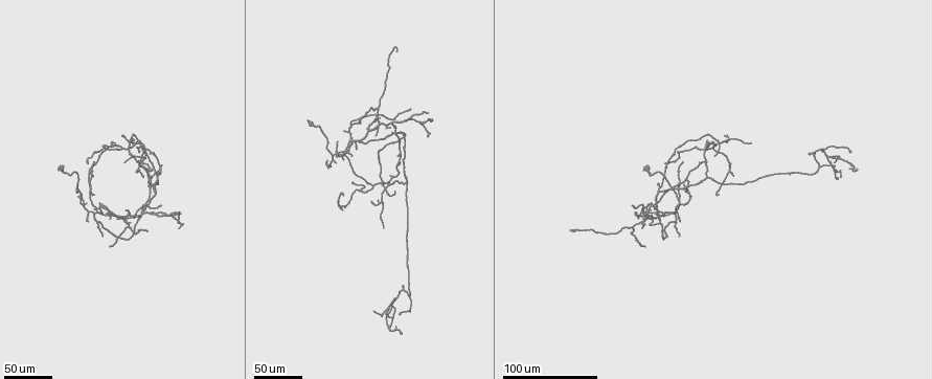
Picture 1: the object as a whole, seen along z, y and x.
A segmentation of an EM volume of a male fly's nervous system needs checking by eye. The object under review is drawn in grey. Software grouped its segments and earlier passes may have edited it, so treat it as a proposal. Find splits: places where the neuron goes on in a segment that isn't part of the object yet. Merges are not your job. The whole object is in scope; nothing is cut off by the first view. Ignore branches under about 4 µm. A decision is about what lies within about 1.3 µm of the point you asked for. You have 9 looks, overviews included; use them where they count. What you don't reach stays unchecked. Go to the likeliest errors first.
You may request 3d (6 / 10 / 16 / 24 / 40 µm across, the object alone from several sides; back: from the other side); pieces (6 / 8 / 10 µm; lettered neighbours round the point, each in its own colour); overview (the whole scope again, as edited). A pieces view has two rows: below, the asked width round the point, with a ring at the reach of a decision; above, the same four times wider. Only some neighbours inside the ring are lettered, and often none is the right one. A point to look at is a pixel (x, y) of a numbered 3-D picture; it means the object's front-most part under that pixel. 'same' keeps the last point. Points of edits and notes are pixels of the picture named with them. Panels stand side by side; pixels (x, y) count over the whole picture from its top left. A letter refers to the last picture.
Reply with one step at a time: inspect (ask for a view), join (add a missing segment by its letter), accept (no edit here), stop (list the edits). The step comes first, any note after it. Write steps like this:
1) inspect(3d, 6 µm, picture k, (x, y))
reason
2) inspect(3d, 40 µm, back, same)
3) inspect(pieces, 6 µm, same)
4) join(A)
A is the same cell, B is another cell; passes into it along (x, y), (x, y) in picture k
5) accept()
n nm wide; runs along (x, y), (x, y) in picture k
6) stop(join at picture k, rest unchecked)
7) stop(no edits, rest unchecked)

inspect(3d, 24 µm, picture 1, (88, 161))
long arm stops here

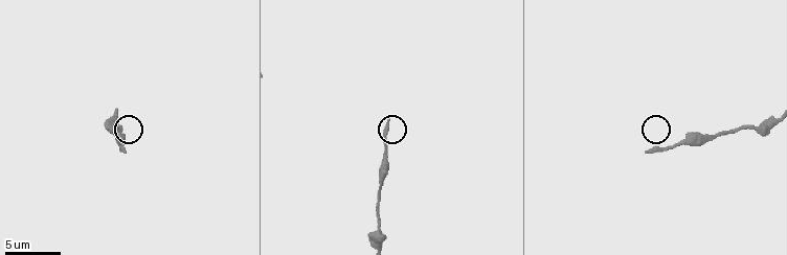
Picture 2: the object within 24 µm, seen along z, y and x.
inspect(pieces, 8 µm, picture 2, (389, 119))

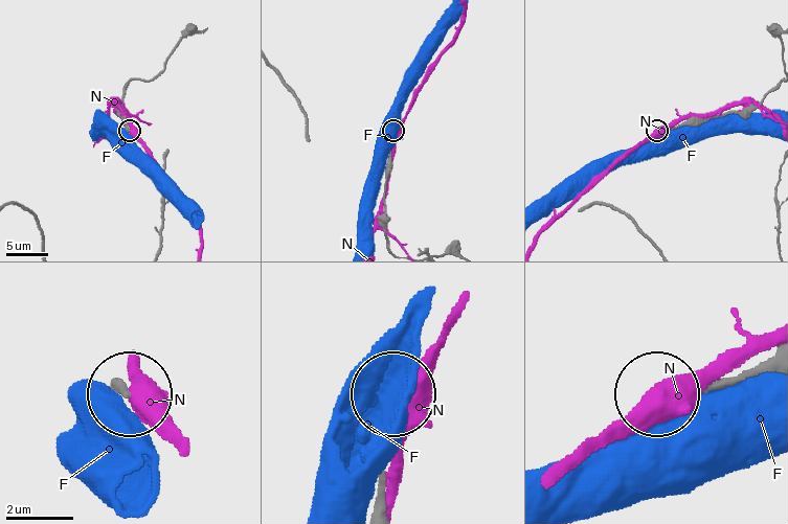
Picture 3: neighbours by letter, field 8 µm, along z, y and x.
accept()
F and N are other cells; none of them fits

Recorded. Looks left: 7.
inspect(3d, 40 µm, picture 1, (159, 204))
end of a long branch

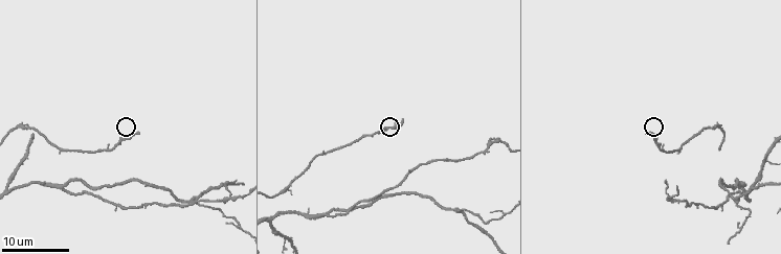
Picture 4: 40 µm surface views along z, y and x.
inspect(pieces, 8 µm, picture 4, (140, 135))

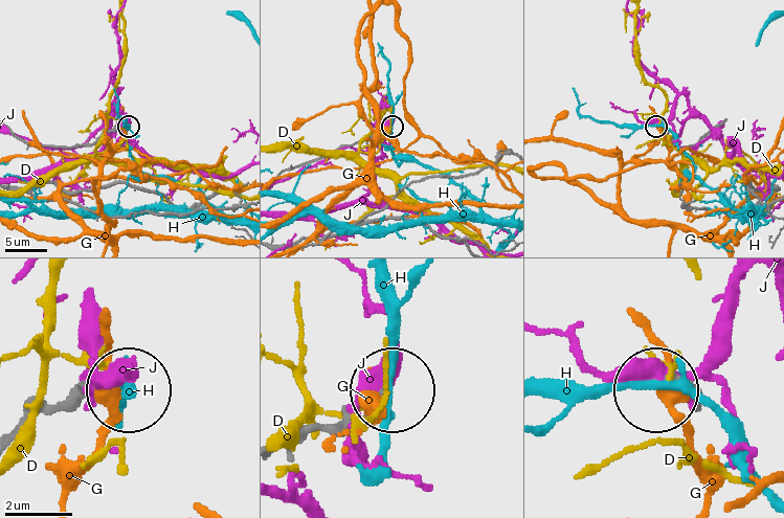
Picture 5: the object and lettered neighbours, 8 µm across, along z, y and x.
accept()
D, G, H and J are other cells; no lettered segment goes on from it

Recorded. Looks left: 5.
inspect(3d, 24 µm, picture 1, (573, 231))
tapers out

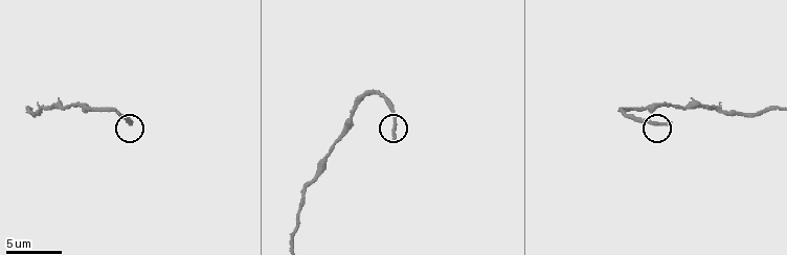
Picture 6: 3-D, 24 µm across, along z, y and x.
inspect(pieces, 8 µm, picture 6, (670, 122))
what lies round it

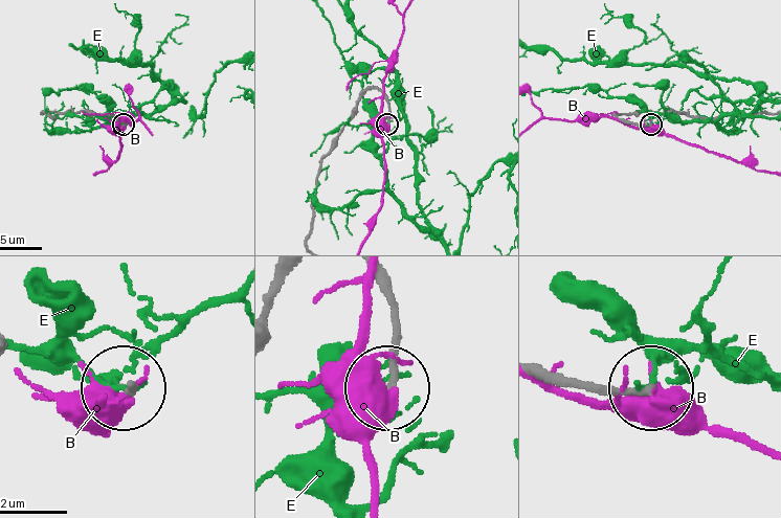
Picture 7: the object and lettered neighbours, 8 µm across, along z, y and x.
accept()
190 nm wide; B and E are other cells; runs along (538, 377), (573, 388), (646, 388) in picture 7; none of them fits

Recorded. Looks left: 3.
inspect(3d, 24 µm, picture 1, (374, 135))
free end

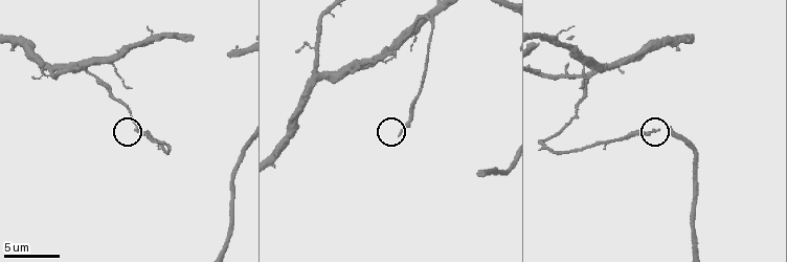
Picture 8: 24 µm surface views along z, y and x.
inspect(3d, 10 µm, picture 8, (658, 128))

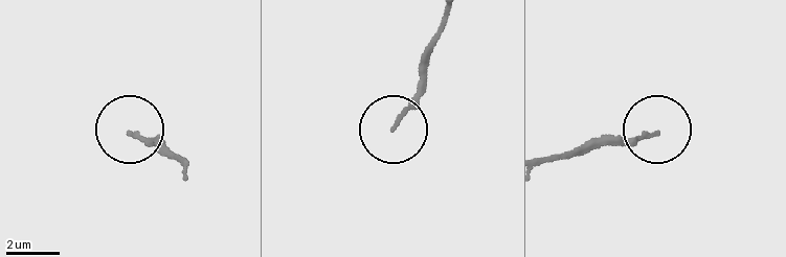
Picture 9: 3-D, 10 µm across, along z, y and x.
inspect(pieces, 10 µm, picture 9, (394, 126))

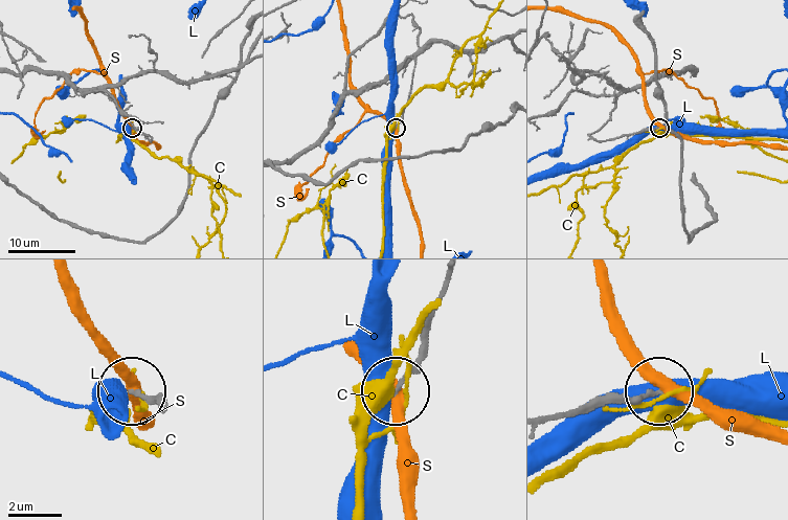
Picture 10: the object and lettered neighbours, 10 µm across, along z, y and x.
accept()
130 nm wide; C, L and S are other cells; runs along (547, 416), (653, 394) in picture 10; none of them fits

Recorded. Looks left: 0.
stop(no edits, rest unchecked)

